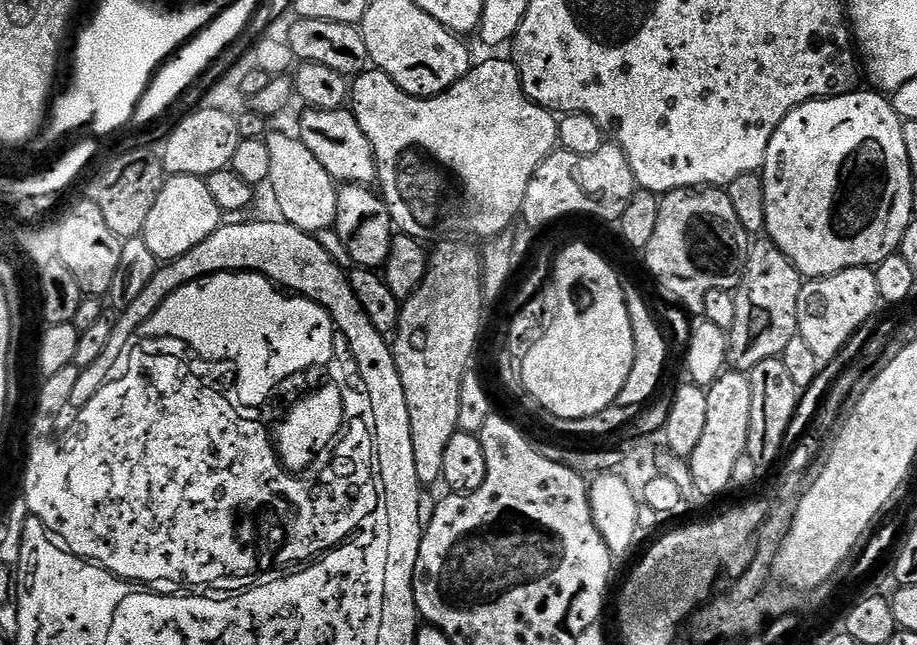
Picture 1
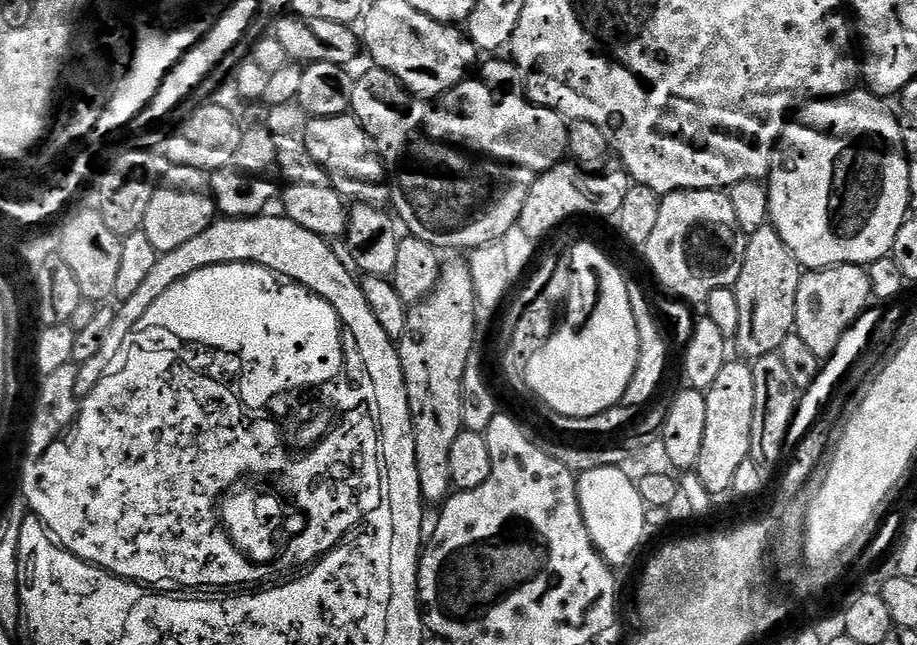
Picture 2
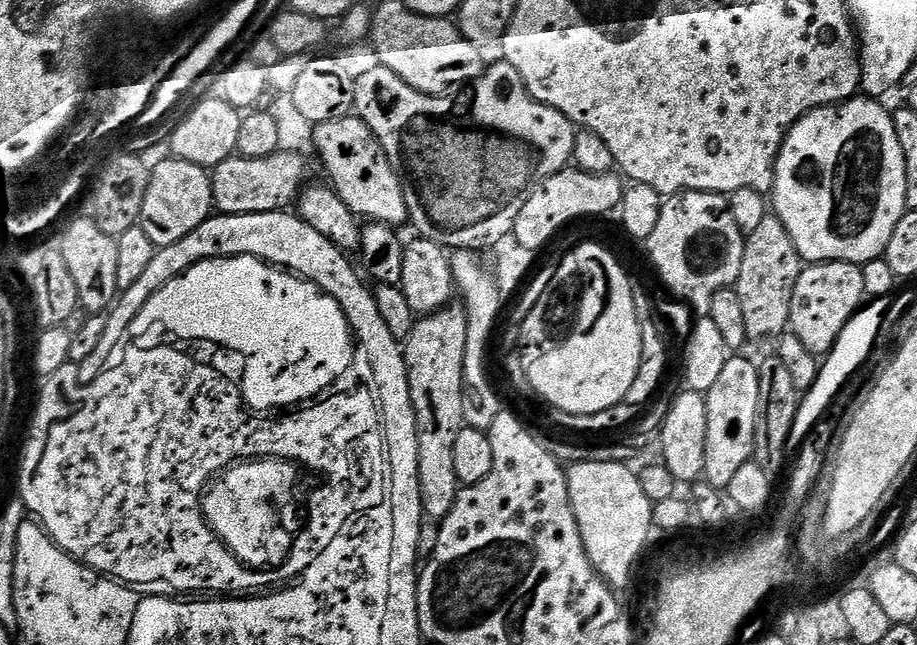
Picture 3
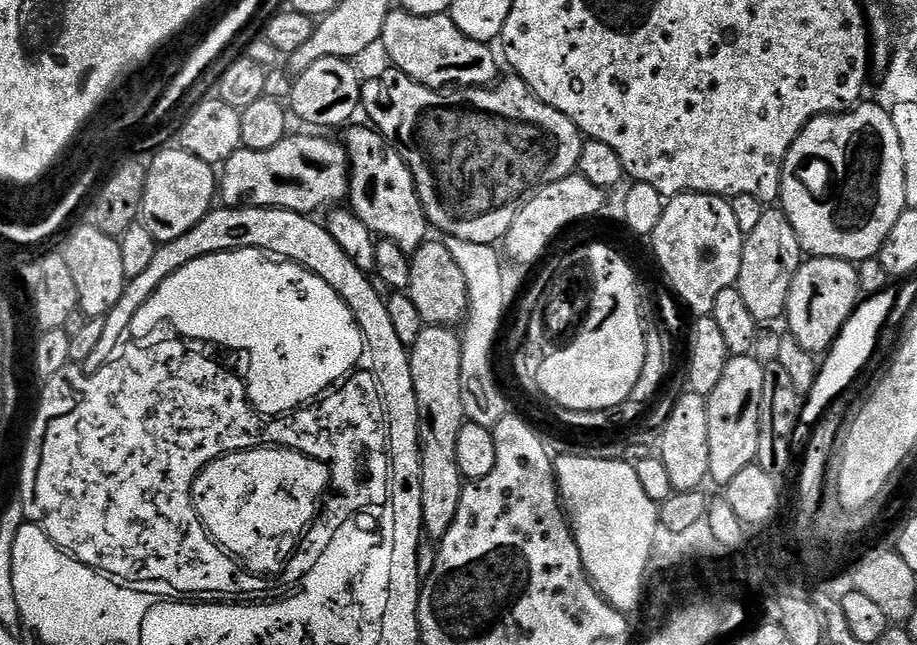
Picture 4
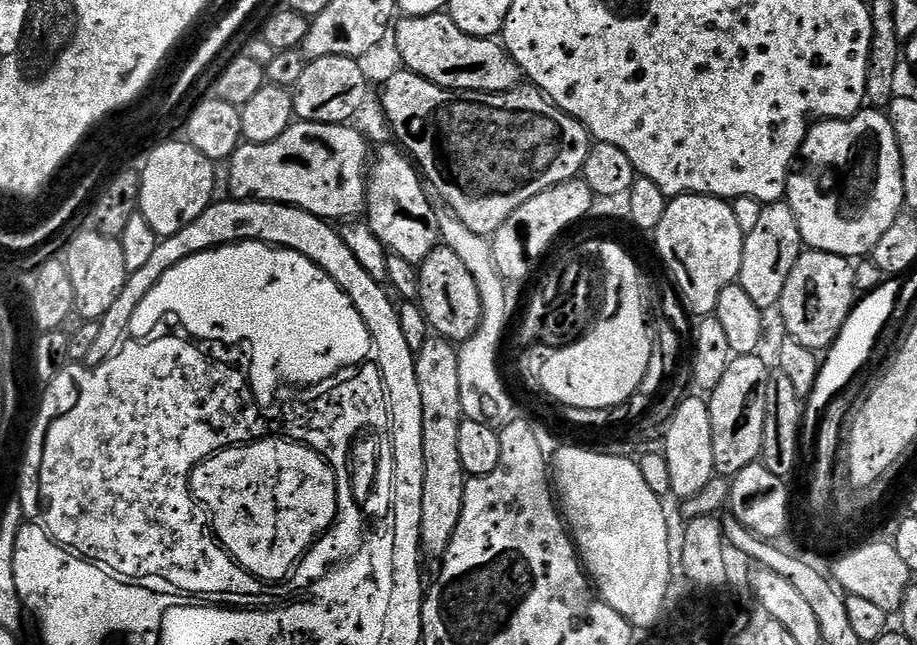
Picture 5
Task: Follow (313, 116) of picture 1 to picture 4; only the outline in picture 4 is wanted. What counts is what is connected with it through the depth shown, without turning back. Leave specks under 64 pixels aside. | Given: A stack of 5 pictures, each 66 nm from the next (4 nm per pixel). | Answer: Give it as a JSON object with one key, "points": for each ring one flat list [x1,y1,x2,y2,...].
{"points":[[345,127,342,132,344,151,348,153,347,203,351,212,369,228,373,237,394,242,403,252,416,252,429,239,430,225,406,162,375,127,352,127]]}

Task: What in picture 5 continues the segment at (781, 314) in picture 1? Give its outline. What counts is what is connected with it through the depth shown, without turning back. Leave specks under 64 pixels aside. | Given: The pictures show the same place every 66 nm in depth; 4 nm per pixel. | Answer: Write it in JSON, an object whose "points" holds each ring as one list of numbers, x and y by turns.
{"points":[[787,202,765,204,754,230,744,234,738,281,755,305,765,310,775,309,779,305,782,290,786,290,786,278,790,278,790,270,794,270,794,262,798,262,805,248,804,239,798,230,798,218,794,218,792,207]]}

